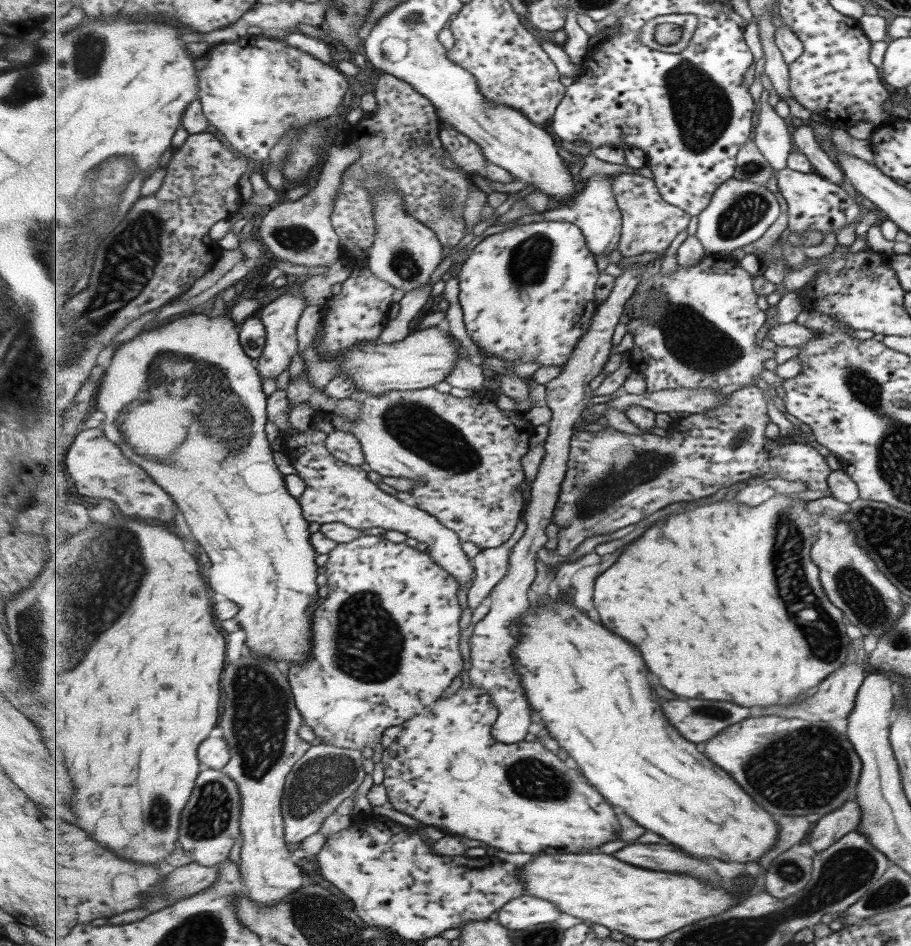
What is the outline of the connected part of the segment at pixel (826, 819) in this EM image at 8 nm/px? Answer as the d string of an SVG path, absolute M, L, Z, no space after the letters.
M853 796L843 806L833 810L831 814L823 815L816 822L809 836L809 846L816 853L835 844L839 838L855 830L855 826L859 823L859 815L861 815L861 810Z

